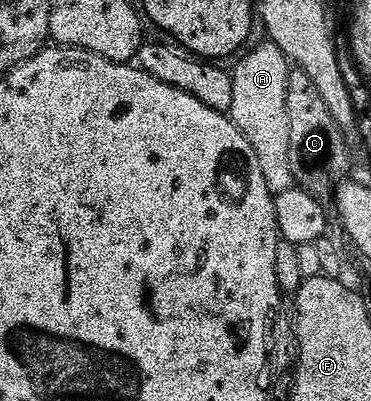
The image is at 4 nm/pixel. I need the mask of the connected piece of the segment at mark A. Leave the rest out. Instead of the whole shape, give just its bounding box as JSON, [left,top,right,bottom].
[229,41,296,195]

